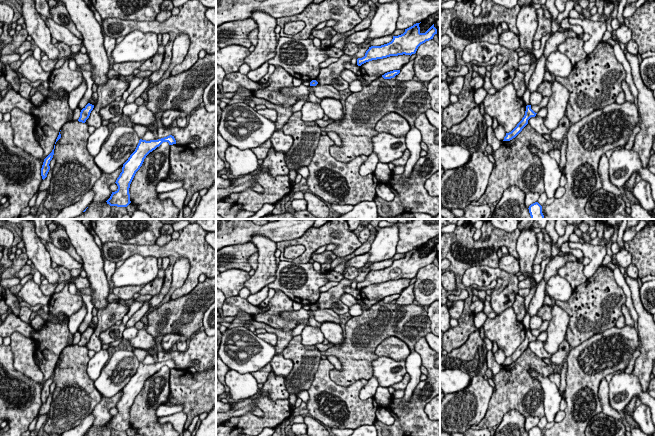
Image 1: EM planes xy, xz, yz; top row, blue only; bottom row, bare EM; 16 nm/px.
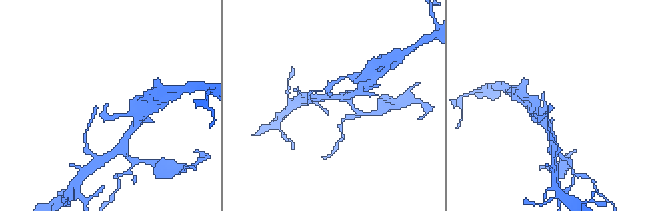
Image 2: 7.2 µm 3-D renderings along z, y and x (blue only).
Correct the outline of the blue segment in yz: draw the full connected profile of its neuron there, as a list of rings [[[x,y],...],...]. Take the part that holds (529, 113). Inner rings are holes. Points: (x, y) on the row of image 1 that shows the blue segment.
[[[527,105],[524,117],[511,132],[506,133],[506,136],[504,137],[503,141],[510,141],[513,138],[515,138],[522,131],[522,129],[528,124],[528,120],[531,117],[535,117],[536,114],[537,113],[535,113],[531,109],[531,105]]]

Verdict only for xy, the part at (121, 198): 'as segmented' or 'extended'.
as segmented

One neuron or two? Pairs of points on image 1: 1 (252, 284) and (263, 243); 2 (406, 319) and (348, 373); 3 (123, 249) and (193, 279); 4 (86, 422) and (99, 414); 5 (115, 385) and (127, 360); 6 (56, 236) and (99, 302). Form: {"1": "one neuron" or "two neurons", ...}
{"1": "one neuron", "2": "one neuron", "3": "one neuron", "4": "two neurons", "5": "one neuron", "6": "two neurons"}

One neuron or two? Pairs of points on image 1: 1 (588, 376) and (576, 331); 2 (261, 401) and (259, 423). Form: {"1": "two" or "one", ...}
{"1": "two", "2": "one"}

